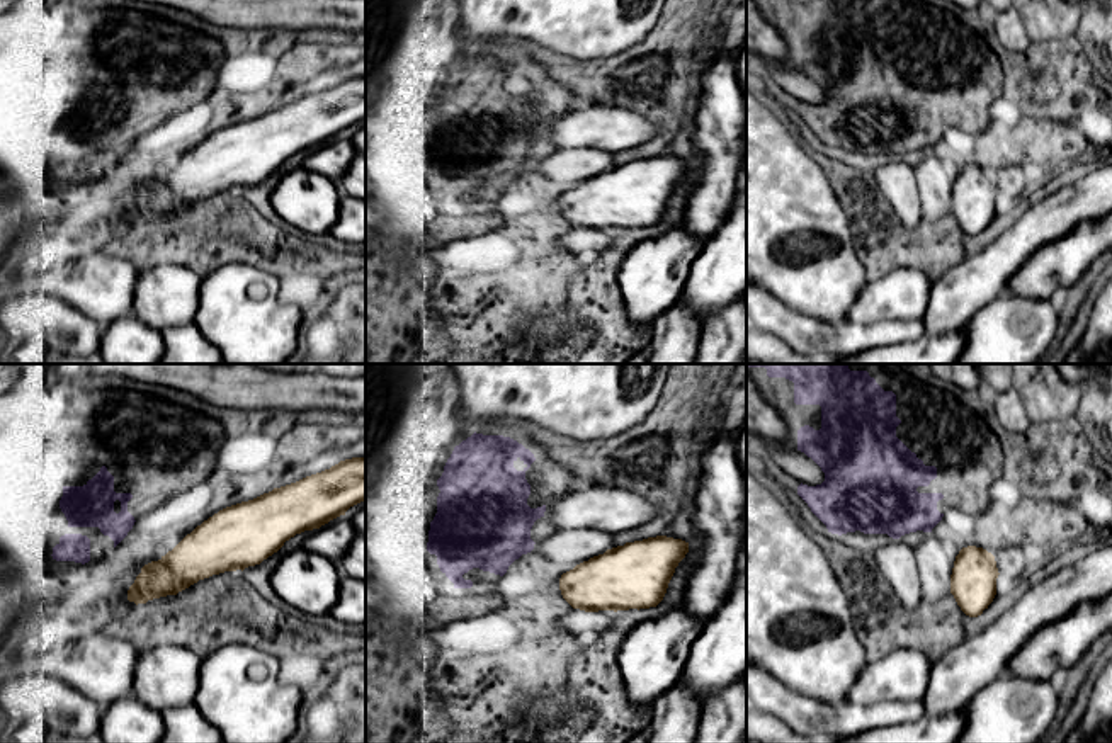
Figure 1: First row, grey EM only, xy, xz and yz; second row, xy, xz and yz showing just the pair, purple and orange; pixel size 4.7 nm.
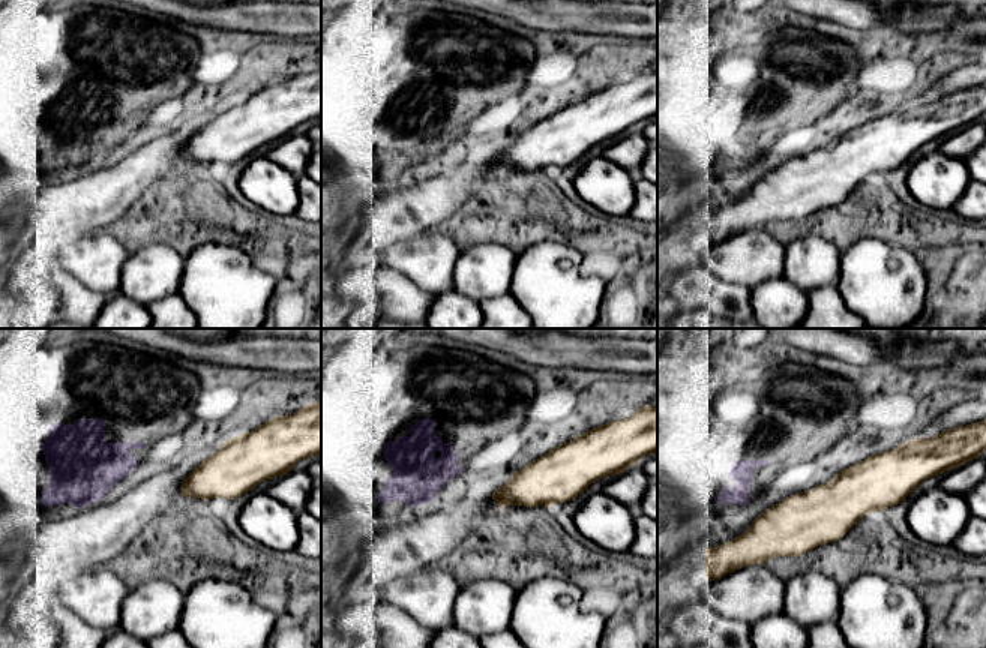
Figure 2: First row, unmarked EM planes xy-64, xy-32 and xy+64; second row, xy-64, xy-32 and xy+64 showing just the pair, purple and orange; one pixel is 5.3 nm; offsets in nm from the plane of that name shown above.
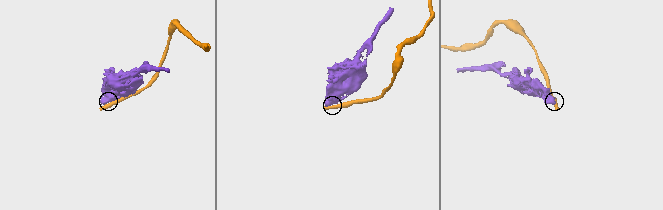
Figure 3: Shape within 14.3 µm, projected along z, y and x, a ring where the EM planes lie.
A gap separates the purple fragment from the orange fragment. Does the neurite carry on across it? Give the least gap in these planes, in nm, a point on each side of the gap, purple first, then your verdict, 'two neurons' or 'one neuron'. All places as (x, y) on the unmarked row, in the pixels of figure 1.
gap 160 nm; span xy (119, 160), (145, 184); two neurons

